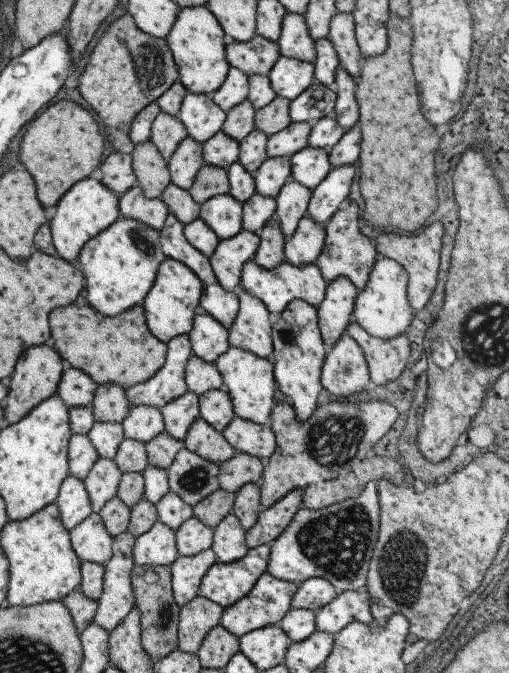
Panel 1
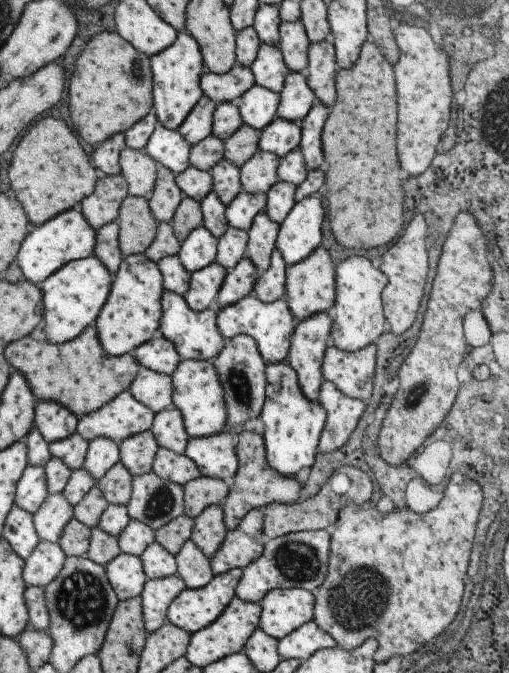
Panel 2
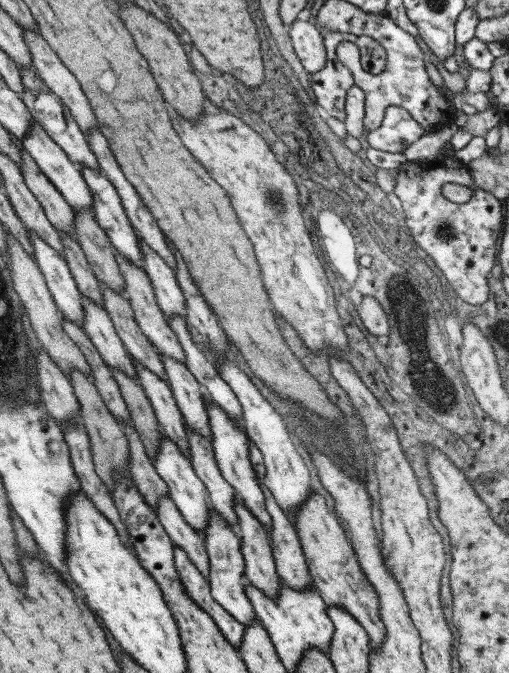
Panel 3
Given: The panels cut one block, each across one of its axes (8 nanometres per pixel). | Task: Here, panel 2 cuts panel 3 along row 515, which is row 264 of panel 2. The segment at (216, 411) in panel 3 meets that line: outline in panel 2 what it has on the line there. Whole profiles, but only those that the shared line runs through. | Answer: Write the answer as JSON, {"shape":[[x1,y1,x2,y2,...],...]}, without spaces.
{"shape":[[261,211,253,217,247,231,245,257,257,268,259,273,269,268,270,256,275,248,279,225,277,222,269,220,269,216]]}

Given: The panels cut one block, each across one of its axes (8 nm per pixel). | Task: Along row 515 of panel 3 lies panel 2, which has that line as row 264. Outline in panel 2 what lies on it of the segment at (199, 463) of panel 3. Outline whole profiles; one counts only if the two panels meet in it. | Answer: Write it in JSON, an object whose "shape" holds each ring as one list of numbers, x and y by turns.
{"shape":[[227,227,217,238,217,254,214,262,221,264,225,270,231,270,246,254,247,231]]}

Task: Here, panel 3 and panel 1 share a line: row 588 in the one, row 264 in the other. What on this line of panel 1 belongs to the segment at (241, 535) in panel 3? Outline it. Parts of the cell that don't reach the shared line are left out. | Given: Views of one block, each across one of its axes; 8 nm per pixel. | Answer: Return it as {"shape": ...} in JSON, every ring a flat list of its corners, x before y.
{"shape":[[274,218,267,222,258,234,259,244,253,260,261,267,270,269,284,261,286,243,278,222]]}

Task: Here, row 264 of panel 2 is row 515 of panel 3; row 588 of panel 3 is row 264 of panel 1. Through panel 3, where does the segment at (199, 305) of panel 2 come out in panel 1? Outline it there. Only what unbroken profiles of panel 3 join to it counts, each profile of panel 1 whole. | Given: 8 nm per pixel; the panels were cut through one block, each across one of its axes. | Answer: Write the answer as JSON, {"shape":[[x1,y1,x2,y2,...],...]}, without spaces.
{"shape":[[241,229,235,236,221,239,208,258,217,282,234,292,240,284,243,263,254,258,259,237,254,232]]}

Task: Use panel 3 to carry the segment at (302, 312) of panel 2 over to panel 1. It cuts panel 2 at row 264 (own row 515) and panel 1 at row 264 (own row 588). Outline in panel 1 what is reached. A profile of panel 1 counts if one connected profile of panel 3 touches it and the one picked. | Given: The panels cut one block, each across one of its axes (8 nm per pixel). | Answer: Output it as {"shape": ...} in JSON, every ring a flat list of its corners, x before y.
{"shape":[[353,202,345,203,325,224,325,238,321,252,317,255,315,264,319,267,321,276,326,282,337,277,349,279,353,286,360,291,365,288,369,273,375,262,377,251,371,242,365,237,357,227,357,206]]}

